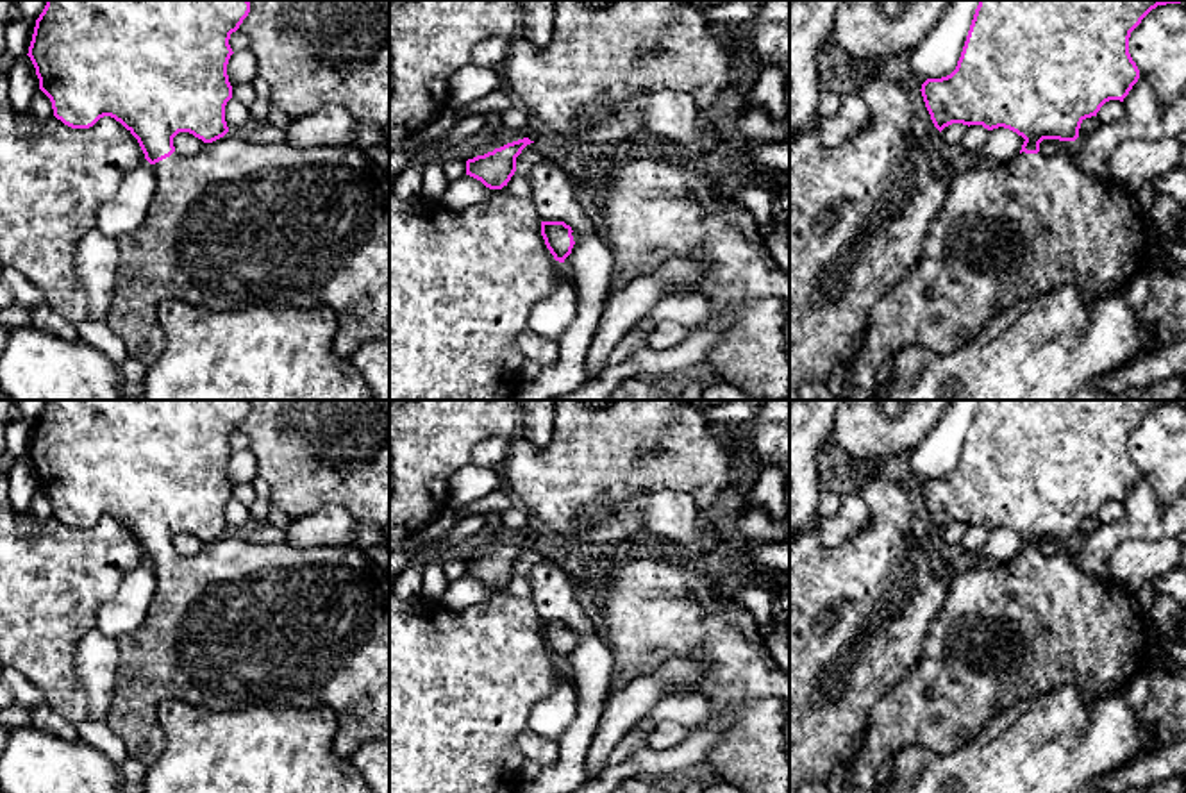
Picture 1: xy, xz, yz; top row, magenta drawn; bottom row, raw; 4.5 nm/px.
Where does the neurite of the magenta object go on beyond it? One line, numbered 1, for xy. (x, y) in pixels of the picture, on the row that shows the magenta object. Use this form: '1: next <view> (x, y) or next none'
1: next xy (240, 224)

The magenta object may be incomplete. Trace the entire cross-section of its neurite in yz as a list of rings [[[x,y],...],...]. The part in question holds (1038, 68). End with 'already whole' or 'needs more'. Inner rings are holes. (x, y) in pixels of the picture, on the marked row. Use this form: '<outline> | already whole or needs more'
[[[979,0],[956,70],[941,79],[927,79],[922,96],[934,127],[952,123],[1004,127],[1025,141],[1006,163],[973,164],[952,173],[947,200],[932,220],[916,264],[870,309],[859,354],[848,363],[847,400],[870,400],[877,391],[877,368],[906,346],[920,345],[936,354],[950,354],[970,343],[1002,311],[1020,300],[1041,296],[1061,286],[1077,286],[1093,302],[1122,293],[1145,273],[1148,257],[1147,214],[1134,193],[1115,180],[1097,179],[1079,170],[1068,155],[1040,152],[1043,139],[1075,141],[1081,123],[1097,116],[1109,100],[1129,95],[1140,70],[1129,54],[1131,32],[1157,5],[1182,0]]] | needs more

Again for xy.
[[[46,0],[36,20],[29,57],[39,79],[39,89],[50,98],[54,116],[71,129],[89,129],[100,118],[120,121],[139,143],[145,159],[155,175],[155,193],[145,221],[132,232],[116,238],[120,261],[114,279],[114,295],[105,323],[123,341],[129,357],[150,368],[164,350],[164,334],[157,318],[157,305],[168,300],[184,300],[209,311],[232,311],[252,305],[271,307],[329,307],[338,318],[334,352],[352,359],[355,350],[389,334],[389,171],[377,168],[355,145],[293,146],[289,143],[257,145],[230,132],[225,121],[225,105],[232,98],[227,64],[234,54],[229,39],[250,13],[248,0]],[[179,132],[189,132],[205,146],[196,155],[180,155],[173,146]]] | needs more

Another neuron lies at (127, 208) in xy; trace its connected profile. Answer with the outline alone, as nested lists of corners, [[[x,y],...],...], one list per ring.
[[[148,161],[123,171],[116,193],[98,209],[96,229],[109,238],[136,230],[146,218],[154,193],[155,175]]]

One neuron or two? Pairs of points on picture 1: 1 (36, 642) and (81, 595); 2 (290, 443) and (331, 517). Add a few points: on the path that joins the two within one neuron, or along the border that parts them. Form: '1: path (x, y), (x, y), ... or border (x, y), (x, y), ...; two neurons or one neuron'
1: path (45, 631), (70, 606); one neuron
2: border (293, 518), (329, 504), (340, 504), (361, 522); two neurons

